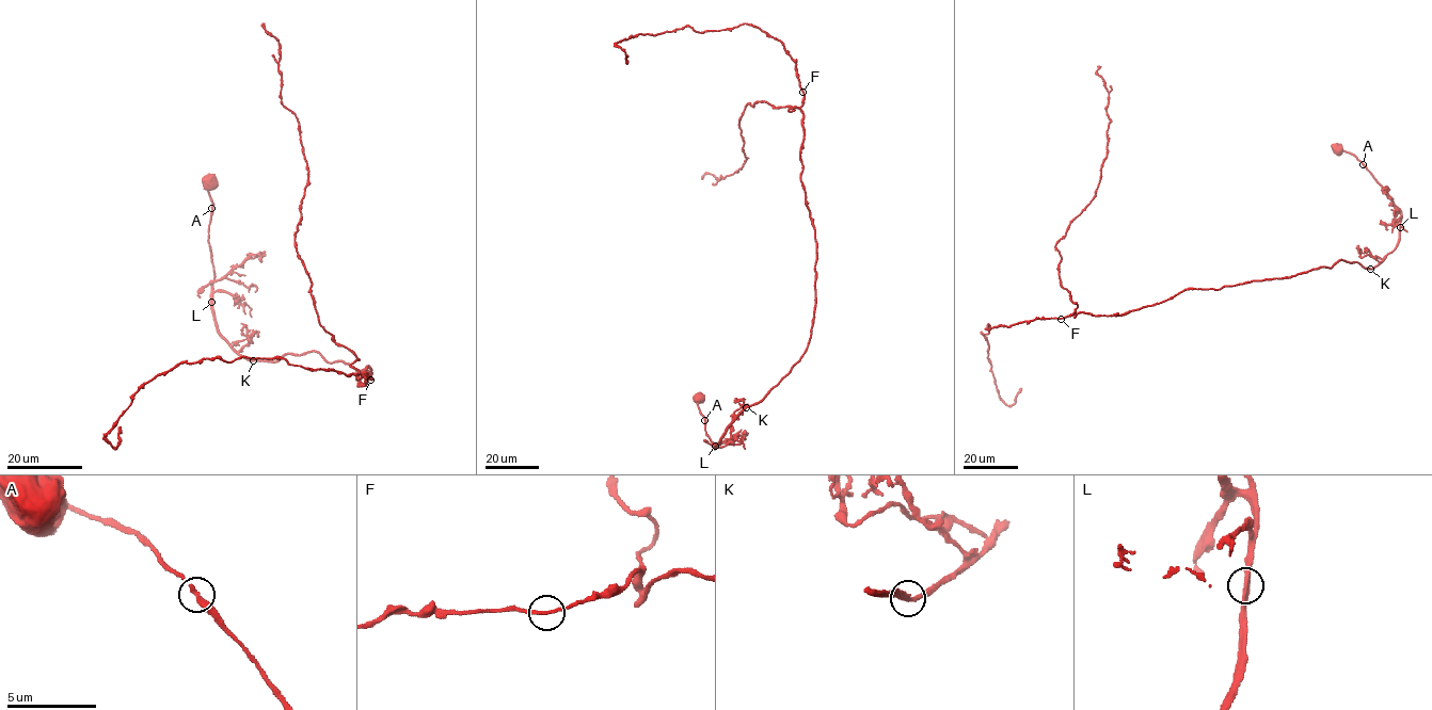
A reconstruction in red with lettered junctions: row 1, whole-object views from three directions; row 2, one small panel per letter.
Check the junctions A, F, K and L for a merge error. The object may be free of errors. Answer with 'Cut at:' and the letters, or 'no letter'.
Cut at: no letter

